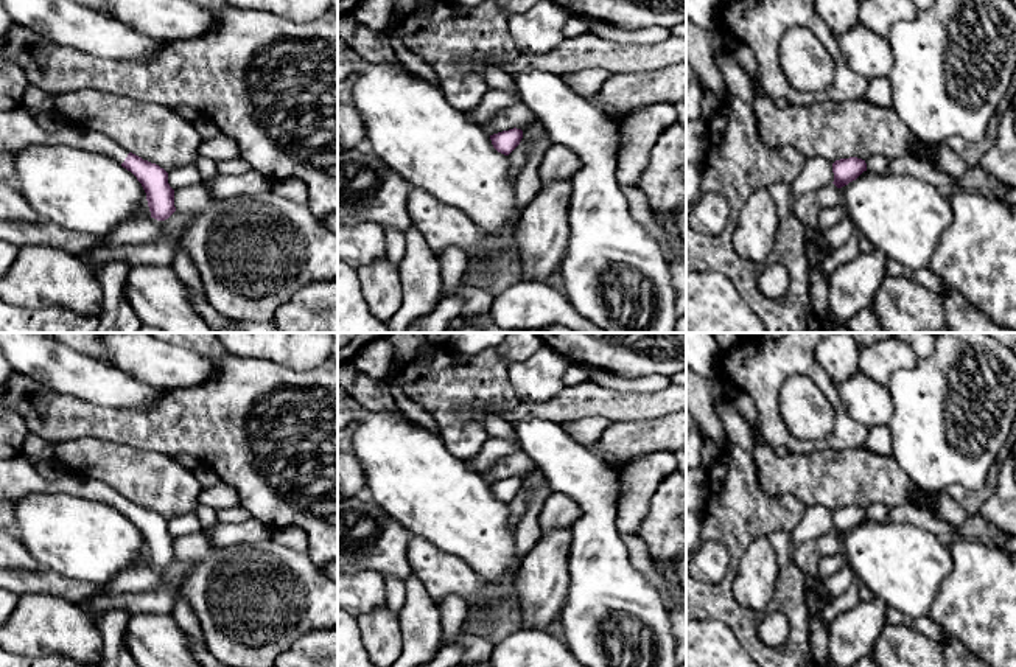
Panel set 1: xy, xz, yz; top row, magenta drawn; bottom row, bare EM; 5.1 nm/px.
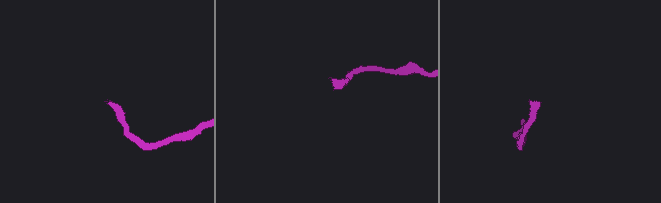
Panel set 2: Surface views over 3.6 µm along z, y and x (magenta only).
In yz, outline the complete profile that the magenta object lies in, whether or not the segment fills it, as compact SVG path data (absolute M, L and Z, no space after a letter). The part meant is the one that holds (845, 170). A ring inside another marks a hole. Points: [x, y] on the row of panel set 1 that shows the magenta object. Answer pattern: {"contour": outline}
{"contour": "M850 157L840 159L832 163L834 185L842 188L850 182L856 180L864 171L867 171L867 163L862 159Z"}

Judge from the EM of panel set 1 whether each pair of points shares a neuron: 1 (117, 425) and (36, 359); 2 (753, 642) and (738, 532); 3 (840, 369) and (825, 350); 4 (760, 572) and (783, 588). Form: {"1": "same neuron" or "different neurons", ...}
{"1": "different neurons", "2": "same neuron", "3": "same neuron", "4": "different neurons"}

